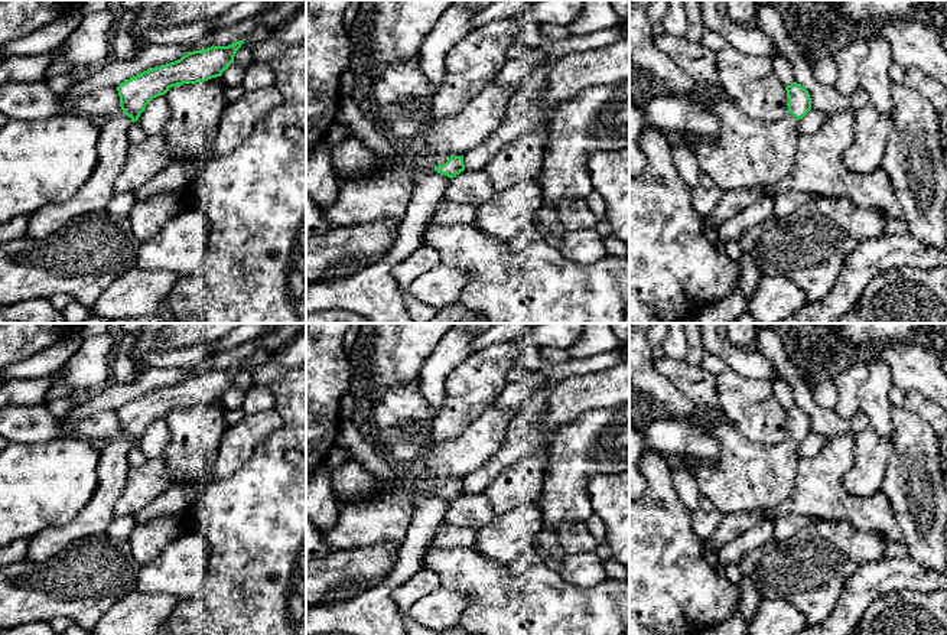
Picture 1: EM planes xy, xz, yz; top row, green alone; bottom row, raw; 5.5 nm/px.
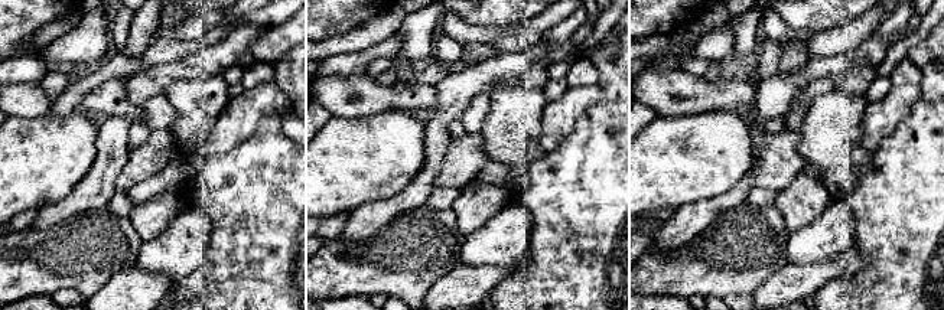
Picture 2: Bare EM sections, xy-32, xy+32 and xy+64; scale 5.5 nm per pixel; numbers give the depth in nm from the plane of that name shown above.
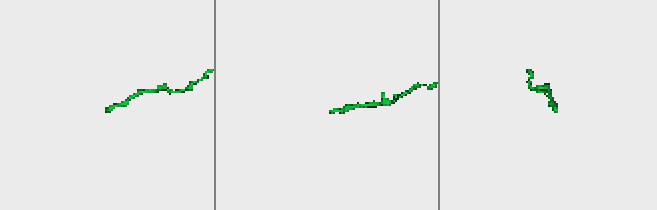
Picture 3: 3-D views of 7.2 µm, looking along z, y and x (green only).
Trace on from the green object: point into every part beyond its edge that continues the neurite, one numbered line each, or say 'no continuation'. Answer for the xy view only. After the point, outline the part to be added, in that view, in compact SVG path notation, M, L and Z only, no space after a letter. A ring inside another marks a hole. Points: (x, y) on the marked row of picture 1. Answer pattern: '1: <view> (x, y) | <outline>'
1: xy (113, 143) | M126 114L108 117L108 121L100 128L98 163L90 179L72 198L43 206L32 214L26 237L43 238L52 235L71 219L107 208L114 195L114 182L126 163L130 147L128 127L131 124L131 118Z

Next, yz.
1: yz (748, 153) | M629 0L629 62L663 81L670 97L697 102L722 121L716 136L684 131L694 144L702 170L722 192L755 190L785 179L794 166L798 120L790 113L778 121L755 120L732 101L710 98L699 82L654 45L653 25L647 16L651 3Z

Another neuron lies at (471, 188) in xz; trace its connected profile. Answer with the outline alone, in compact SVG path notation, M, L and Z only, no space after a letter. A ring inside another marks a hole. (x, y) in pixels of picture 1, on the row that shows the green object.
M484 170L461 172L450 179L445 190L445 199L474 206L481 206L492 195L494 189Z

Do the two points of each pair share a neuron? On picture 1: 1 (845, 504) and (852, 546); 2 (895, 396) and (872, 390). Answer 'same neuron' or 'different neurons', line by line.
1: different neurons
2: different neurons

